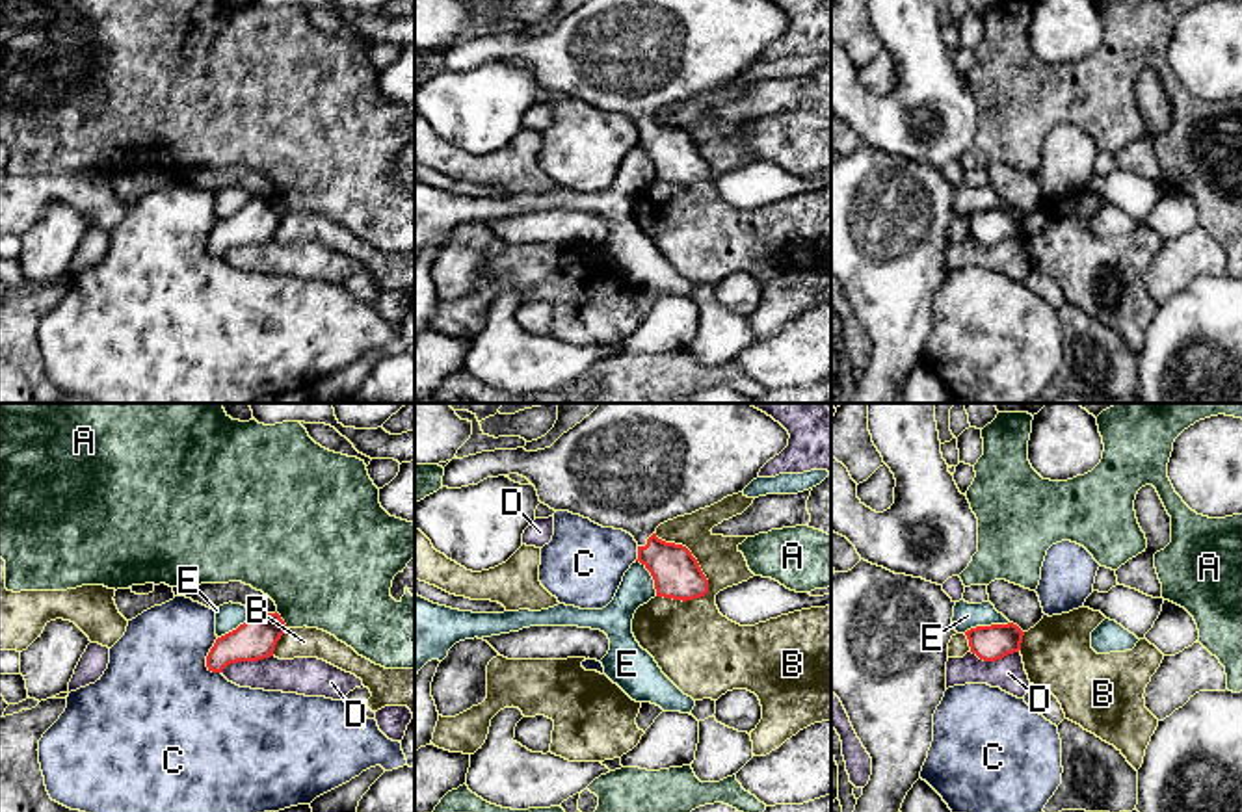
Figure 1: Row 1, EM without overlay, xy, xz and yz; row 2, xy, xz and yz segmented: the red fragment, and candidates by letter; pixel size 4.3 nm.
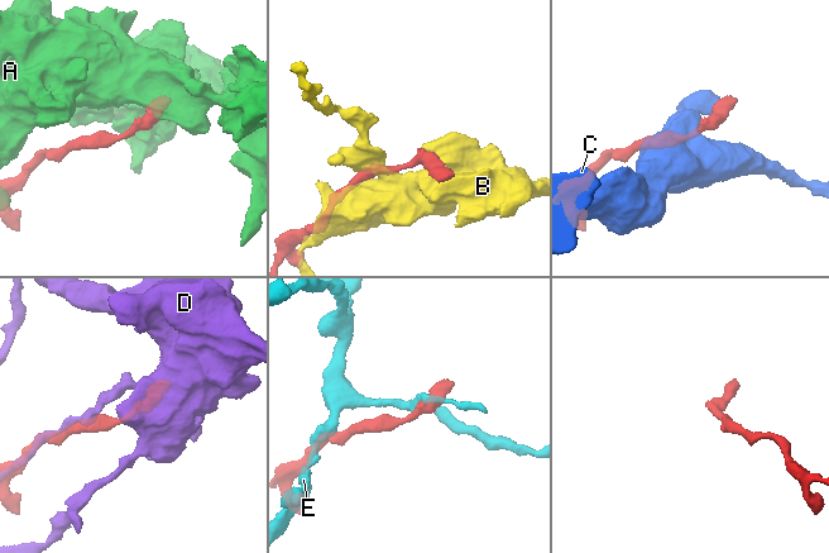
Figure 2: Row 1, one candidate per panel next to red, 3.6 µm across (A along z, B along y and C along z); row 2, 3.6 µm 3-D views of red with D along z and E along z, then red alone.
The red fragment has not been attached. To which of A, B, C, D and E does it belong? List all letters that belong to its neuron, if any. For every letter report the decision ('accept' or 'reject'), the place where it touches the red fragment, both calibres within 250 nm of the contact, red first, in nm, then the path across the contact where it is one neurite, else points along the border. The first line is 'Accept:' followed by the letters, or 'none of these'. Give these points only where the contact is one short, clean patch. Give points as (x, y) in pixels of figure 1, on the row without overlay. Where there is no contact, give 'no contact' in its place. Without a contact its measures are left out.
Accept: none of these
A: reject; contact xy (283, 205); calibres 180 and 440 nm
B: reject; contact xz (692, 140); calibres 200 and 180 nm
C: reject; contact xy (207, 240); calibres 180 and 460 nm
D: reject; contact xy (246, 244); calibres 180 and 160 nm
E: reject; contact yz (986, 210); calibres 160 and 110 nm; border yz (1008, 205), (971, 210), (964, 216)

